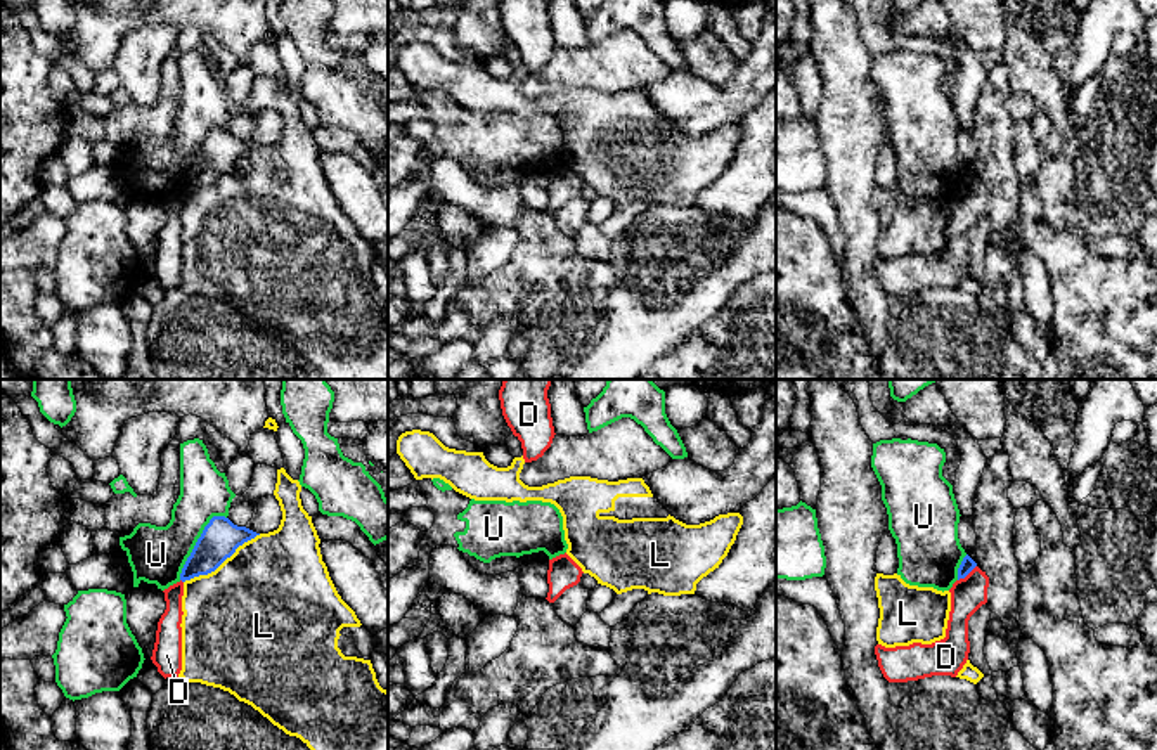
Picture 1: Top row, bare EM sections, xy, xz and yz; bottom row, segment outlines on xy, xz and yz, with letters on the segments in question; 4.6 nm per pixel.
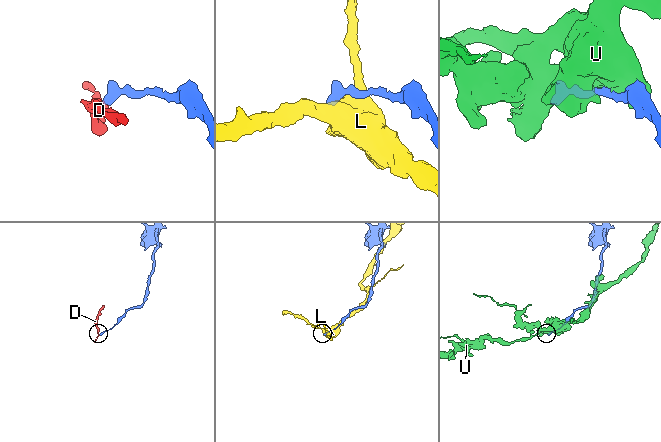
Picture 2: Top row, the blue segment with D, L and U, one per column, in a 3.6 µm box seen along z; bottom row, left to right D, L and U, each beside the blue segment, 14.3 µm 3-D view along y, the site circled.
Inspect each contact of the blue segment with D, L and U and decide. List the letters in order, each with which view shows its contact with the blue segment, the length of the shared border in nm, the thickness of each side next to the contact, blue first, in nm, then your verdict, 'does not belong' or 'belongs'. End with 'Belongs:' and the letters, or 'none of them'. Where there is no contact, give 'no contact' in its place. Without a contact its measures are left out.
D: yz | 120 nm | 70/160 nm | does not belong
L: xy | 420 nm | 180/500 nm | does not belong
U: xy | 360 nm | 180/260 nm | does not belong
Belongs: none of them

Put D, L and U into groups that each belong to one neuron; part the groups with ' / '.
D / L / U

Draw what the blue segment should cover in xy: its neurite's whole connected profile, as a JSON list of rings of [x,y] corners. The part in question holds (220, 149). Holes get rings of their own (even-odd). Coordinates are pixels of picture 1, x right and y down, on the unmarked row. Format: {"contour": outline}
{"contour": [[[213,128],[187,170],[180,192],[191,192],[215,184],[239,158],[255,151],[256,144],[234,137],[225,128]]]}

